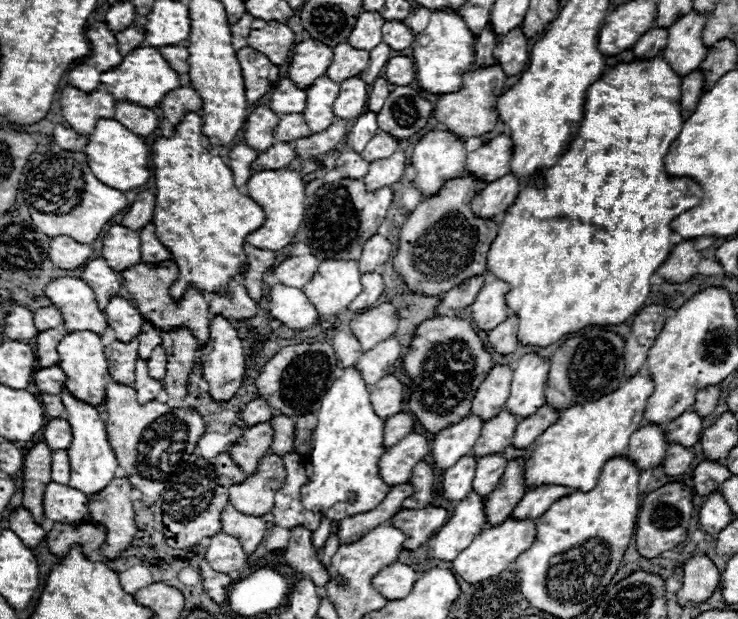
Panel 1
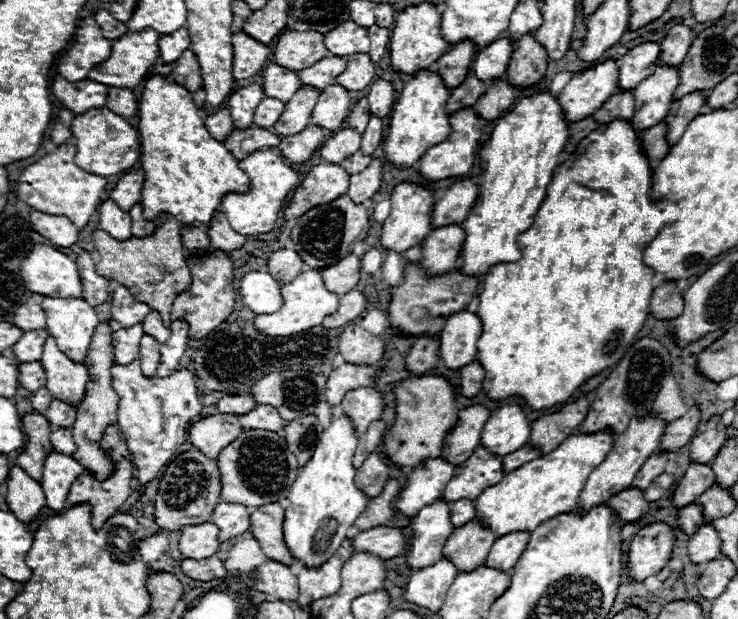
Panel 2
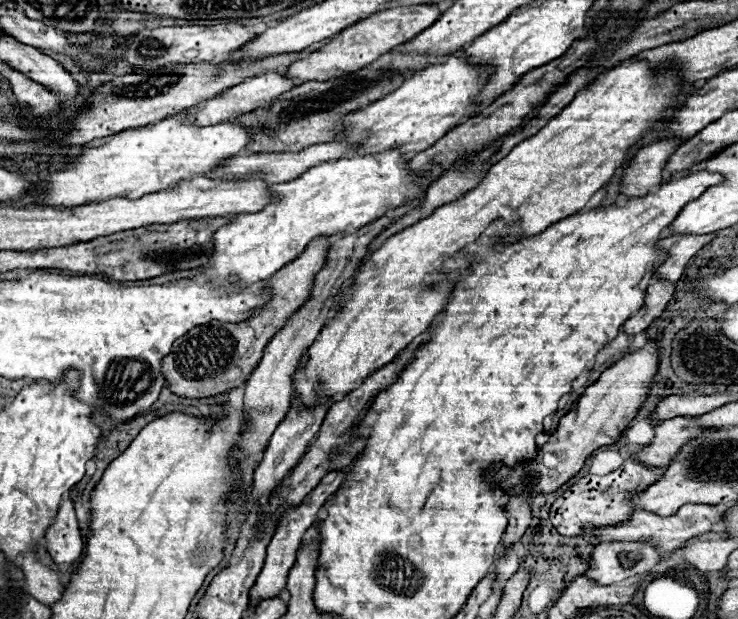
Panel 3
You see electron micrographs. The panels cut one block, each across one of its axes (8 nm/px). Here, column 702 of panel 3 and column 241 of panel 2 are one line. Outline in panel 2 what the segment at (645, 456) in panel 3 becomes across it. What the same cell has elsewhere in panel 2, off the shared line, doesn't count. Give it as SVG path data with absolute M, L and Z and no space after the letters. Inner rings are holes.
M216 414L194 422L188 428L188 440L208 458L216 458L218 452L242 434L242 426L234 414Z

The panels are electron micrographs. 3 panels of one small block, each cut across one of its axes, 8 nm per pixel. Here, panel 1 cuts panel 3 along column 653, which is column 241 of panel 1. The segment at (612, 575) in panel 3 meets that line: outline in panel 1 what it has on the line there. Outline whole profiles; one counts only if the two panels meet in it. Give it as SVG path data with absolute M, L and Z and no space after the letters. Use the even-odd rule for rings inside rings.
M216 534L210 538L210 544L206 548L206 562L218 570L218 572L234 572L248 564L248 554L242 550L242 544L228 536L228 534Z

